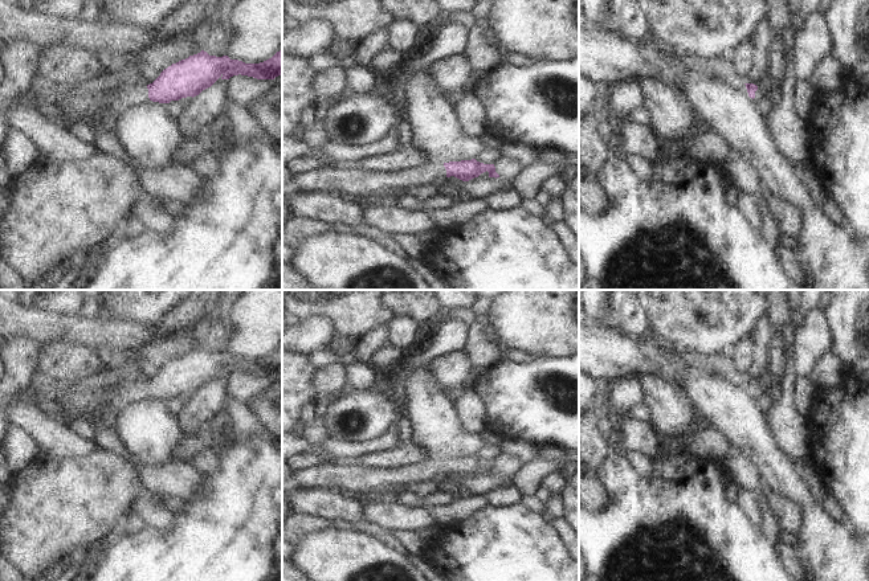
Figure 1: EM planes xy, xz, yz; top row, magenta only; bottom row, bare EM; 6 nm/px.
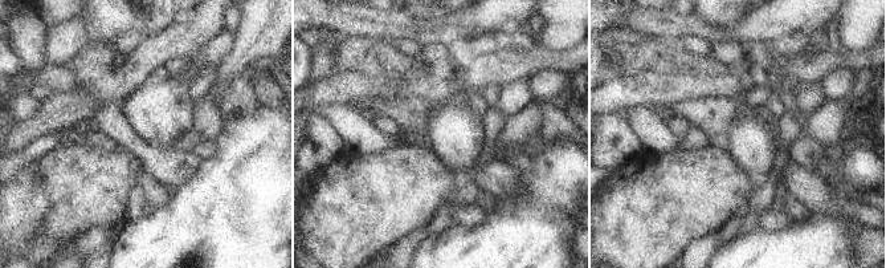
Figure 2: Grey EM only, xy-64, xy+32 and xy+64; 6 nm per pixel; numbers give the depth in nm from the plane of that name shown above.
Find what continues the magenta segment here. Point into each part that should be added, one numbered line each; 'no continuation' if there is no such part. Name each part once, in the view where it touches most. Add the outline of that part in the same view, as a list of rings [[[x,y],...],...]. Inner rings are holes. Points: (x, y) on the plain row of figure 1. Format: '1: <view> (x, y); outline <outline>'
1: xy (127, 392); outline [[[125,380],[121,384],[118,384],[109,394],[107,397],[119,405],[126,404],[136,404],[140,401],[144,401],[150,397],[148,394],[148,385],[146,381],[130,381]]]

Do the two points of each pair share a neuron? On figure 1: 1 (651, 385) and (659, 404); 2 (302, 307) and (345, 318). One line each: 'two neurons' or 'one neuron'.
1: one neuron
2: one neuron

